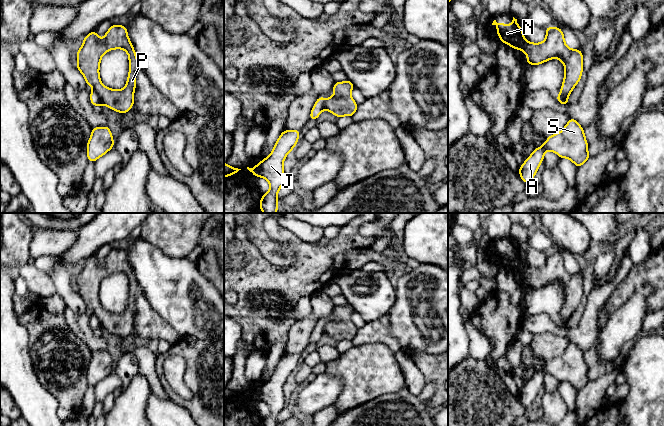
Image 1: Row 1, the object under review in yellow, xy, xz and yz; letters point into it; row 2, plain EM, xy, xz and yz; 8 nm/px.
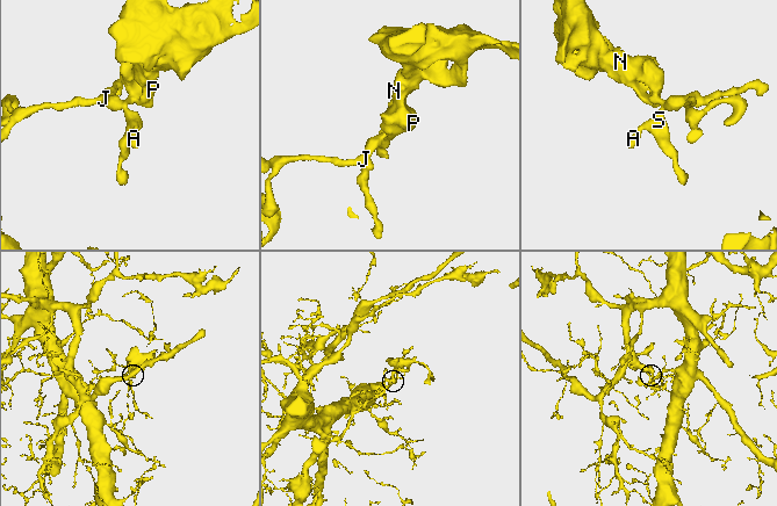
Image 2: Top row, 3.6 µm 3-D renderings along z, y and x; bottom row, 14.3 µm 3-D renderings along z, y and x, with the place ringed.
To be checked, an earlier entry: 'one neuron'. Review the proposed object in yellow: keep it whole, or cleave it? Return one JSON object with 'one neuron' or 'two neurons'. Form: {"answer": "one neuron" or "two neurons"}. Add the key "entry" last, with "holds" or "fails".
{"answer": "two neurons", "entry": "fails"}

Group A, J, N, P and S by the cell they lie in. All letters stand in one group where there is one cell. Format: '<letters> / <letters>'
A J S / N P

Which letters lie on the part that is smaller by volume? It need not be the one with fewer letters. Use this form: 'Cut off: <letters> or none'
Cut off: N, P

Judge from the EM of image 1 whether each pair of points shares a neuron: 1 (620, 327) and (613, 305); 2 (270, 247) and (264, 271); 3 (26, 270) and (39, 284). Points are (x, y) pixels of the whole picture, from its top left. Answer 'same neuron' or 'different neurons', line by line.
1: different neurons
2: different neurons
3: same neuron

